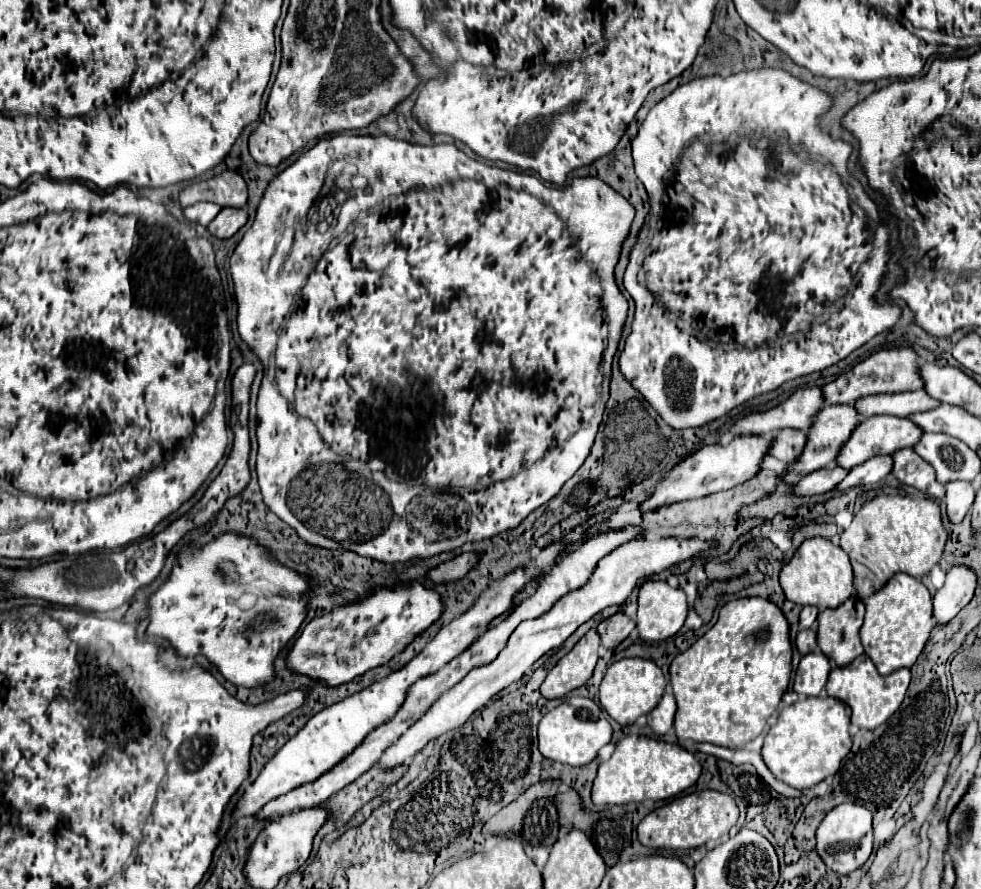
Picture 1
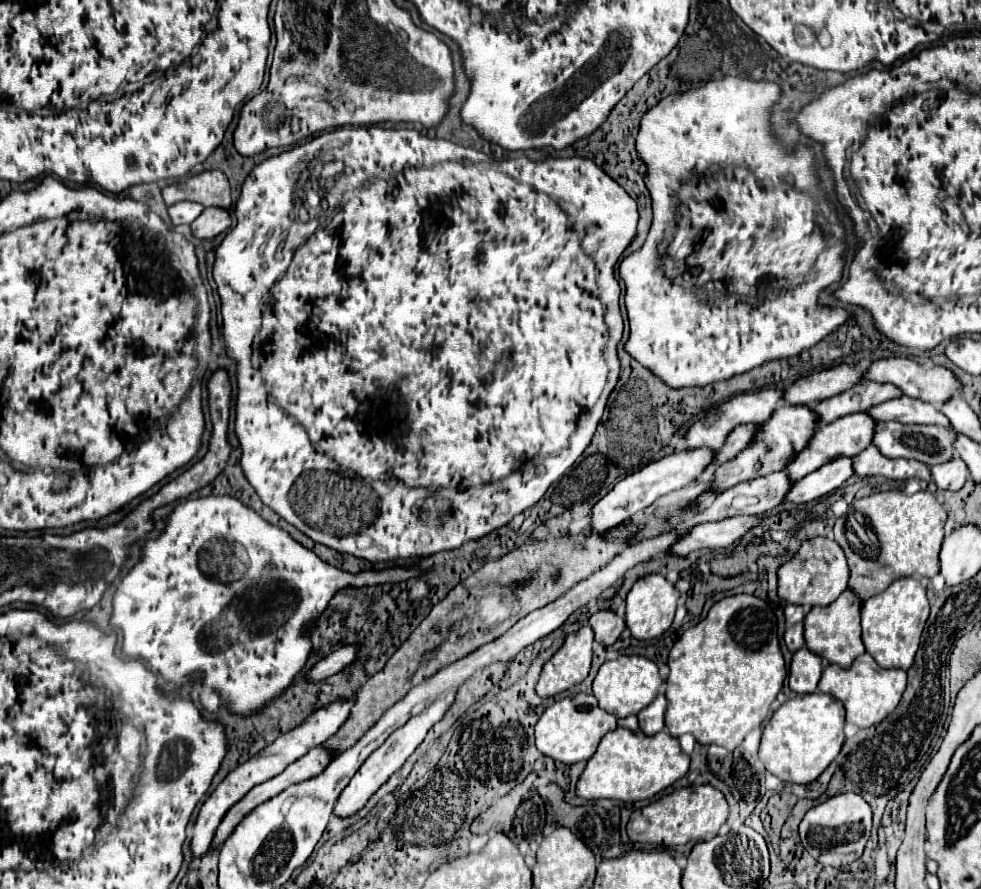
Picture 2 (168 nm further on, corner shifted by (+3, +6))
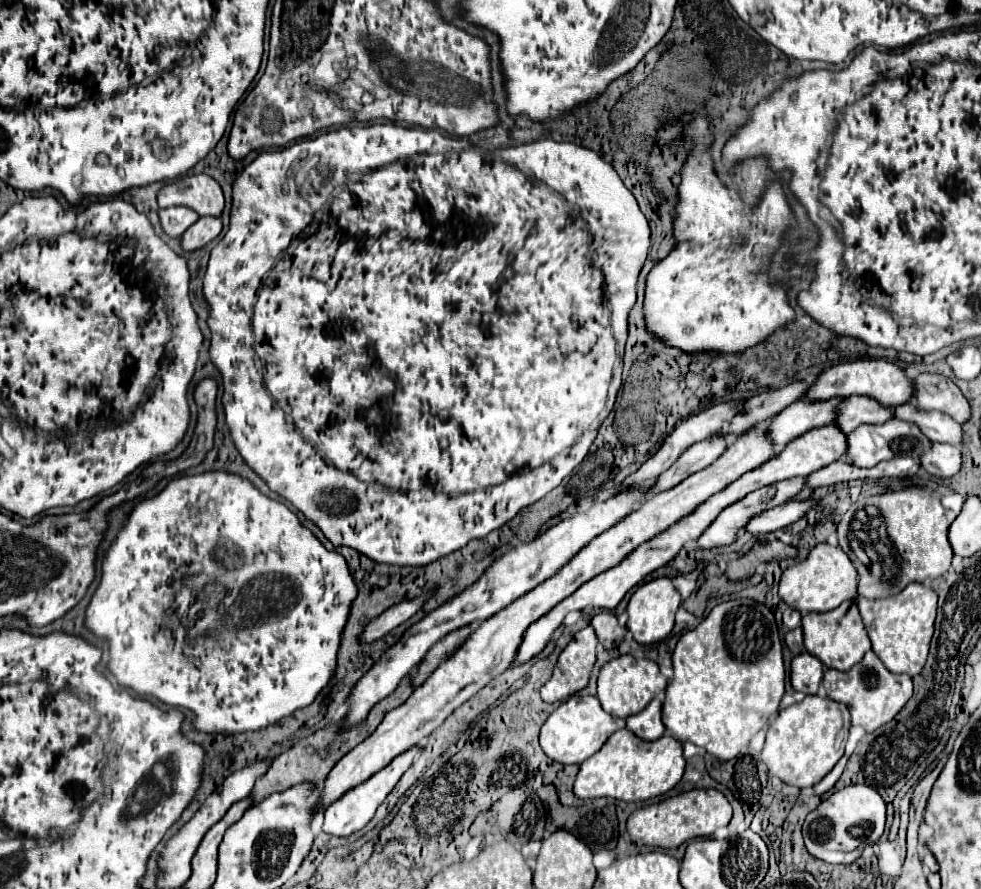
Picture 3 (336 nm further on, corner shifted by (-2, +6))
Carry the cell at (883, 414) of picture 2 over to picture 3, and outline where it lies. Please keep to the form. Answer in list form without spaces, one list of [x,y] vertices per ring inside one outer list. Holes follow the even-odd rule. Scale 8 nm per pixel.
[[[855,395],[855,397],[847,397],[839,403],[833,425],[843,429],[843,433],[851,433],[855,427],[859,427],[863,423],[883,423],[891,417],[893,417],[893,413],[889,407],[883,407],[869,397]]]

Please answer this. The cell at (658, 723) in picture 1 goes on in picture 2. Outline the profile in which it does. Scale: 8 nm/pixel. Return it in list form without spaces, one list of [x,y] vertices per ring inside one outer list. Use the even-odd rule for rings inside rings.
[[[658,693],[656,699],[638,713],[640,729],[642,729],[646,735],[654,735],[654,733],[660,733],[660,731],[664,729],[666,705],[668,705],[666,695],[664,695],[664,693]]]

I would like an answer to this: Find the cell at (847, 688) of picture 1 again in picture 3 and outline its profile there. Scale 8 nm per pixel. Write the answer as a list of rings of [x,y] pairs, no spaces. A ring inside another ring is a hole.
[[[867,651],[865,657],[859,661],[859,665],[851,667],[845,673],[841,673],[837,669],[827,669],[827,673],[823,677],[823,687],[827,689],[827,697],[831,697],[833,701],[839,701],[839,703],[845,703],[849,707],[851,725],[859,725],[867,733],[889,723],[913,695],[911,677],[895,675],[895,673],[887,671],[885,665],[879,661],[879,657],[873,651]]]

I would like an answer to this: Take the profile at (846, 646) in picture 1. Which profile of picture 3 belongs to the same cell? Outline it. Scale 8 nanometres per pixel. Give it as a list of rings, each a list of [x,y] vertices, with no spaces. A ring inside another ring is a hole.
[[[845,601],[829,613],[807,613],[803,617],[801,629],[803,629],[803,635],[805,635],[805,649],[811,655],[815,655],[817,659],[821,659],[821,663],[829,669],[847,671],[855,663],[859,663],[859,659],[863,659],[863,655],[871,649],[869,635],[865,631],[863,621],[861,621],[859,609],[853,601]]]

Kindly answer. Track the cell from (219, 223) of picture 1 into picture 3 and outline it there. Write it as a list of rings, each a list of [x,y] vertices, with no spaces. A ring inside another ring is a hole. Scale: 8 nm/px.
[[[201,217],[185,231],[185,235],[181,237],[181,245],[185,251],[195,251],[213,241],[219,233],[221,233],[221,221],[217,217]]]

